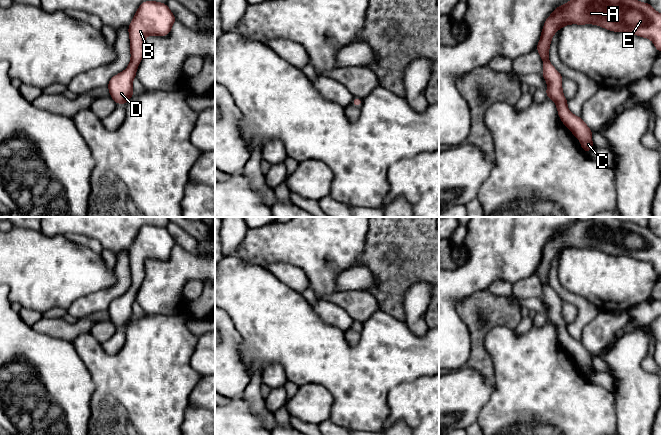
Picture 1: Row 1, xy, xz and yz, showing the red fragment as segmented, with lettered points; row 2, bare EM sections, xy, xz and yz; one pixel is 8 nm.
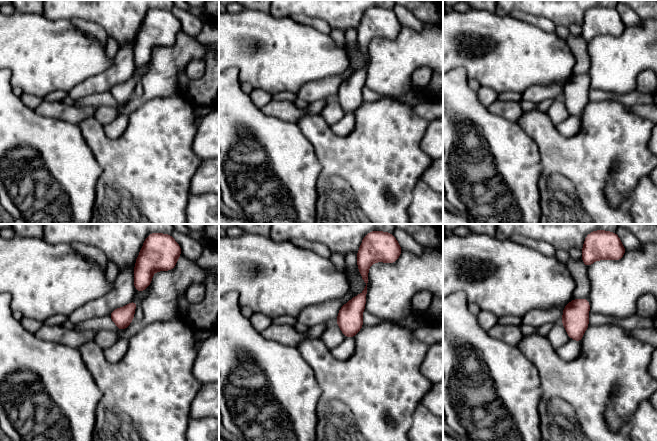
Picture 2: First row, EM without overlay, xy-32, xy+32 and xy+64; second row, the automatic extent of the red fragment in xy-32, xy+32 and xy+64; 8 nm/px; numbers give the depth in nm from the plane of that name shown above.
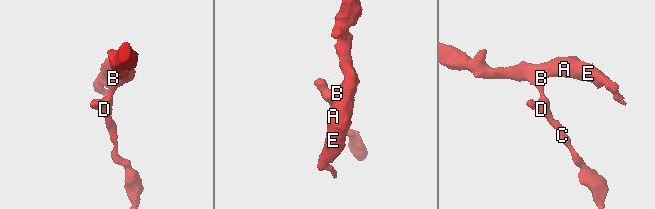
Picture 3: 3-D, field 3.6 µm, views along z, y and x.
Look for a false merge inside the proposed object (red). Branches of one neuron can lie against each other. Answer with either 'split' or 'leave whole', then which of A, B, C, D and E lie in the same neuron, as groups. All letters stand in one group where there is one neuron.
leave whole | A B C D E

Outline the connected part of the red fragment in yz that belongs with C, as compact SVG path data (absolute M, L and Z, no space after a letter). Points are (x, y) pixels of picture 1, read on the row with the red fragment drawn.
M570 0L558 6L546 19L536 48L544 63L542 76L548 83L546 97L555 101L560 119L580 140L586 153L594 147L592 130L567 108L568 100L562 92L563 77L548 58L552 36L568 24L595 24L610 31L624 31L649 38L661 52L661 14L648 2L637 0Z

